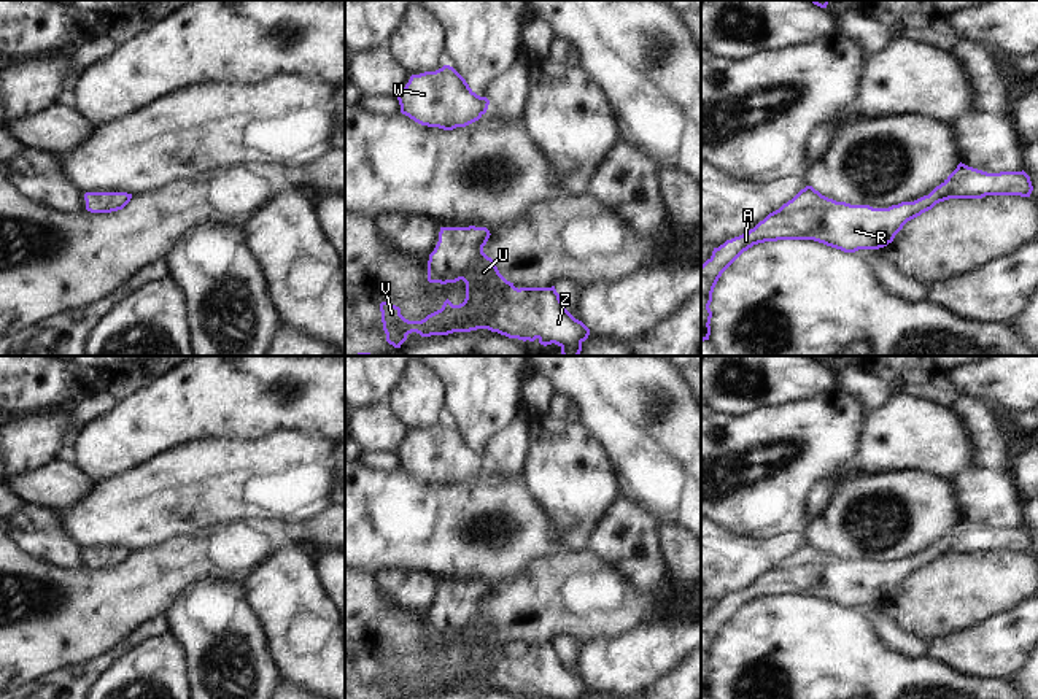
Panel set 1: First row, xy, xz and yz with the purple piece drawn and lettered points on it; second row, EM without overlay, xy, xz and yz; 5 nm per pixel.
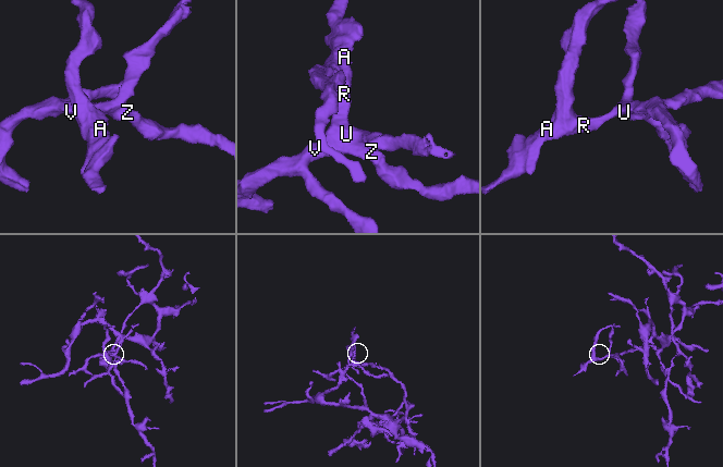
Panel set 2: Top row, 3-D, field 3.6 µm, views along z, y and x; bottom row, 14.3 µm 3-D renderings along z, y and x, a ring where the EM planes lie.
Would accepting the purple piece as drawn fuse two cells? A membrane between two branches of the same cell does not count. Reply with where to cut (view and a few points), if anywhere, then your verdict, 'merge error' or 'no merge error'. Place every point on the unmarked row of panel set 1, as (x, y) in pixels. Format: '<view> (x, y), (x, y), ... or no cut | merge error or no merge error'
no cut | no merge error

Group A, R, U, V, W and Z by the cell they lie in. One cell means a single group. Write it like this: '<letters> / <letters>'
A R U V W Z

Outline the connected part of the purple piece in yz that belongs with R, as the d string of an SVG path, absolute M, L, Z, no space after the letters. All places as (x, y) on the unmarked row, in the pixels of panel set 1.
M962 518L928 551L889 564L836 558L812 542L806 542L753 585L714 604L712 612L701 621L701 697L709 696L711 691L709 661L718 634L753 601L777 596L814 596L844 608L879 605L892 599L908 577L939 558L986 551L1030 553L1032 546L1030 532L1024 526L987 529Z

